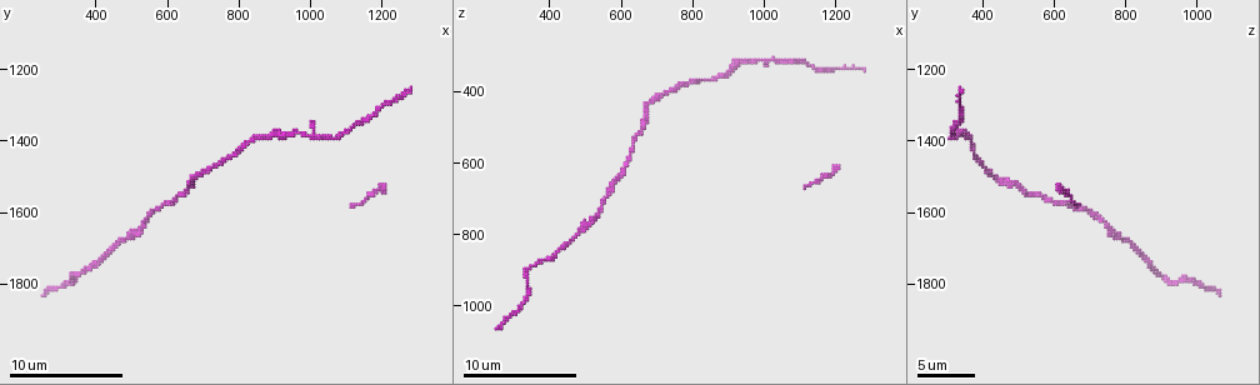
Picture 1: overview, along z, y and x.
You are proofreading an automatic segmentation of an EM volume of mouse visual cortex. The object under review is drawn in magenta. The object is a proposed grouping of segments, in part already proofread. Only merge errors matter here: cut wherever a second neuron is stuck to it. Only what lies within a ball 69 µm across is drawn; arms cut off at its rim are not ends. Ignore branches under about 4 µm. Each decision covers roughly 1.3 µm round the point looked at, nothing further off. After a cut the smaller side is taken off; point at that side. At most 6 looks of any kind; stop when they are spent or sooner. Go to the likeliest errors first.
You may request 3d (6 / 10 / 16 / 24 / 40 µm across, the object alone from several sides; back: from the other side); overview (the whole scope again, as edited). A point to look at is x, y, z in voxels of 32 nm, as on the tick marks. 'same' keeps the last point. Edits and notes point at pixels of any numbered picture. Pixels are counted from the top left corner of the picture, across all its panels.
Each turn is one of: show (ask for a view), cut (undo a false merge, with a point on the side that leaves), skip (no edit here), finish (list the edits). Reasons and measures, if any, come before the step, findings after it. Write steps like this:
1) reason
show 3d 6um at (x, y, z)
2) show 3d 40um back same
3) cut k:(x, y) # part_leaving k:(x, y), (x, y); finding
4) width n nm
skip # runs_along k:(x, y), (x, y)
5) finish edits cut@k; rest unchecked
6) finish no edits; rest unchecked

sudden change in width
show 3d 10um at (490, 1680, 790)

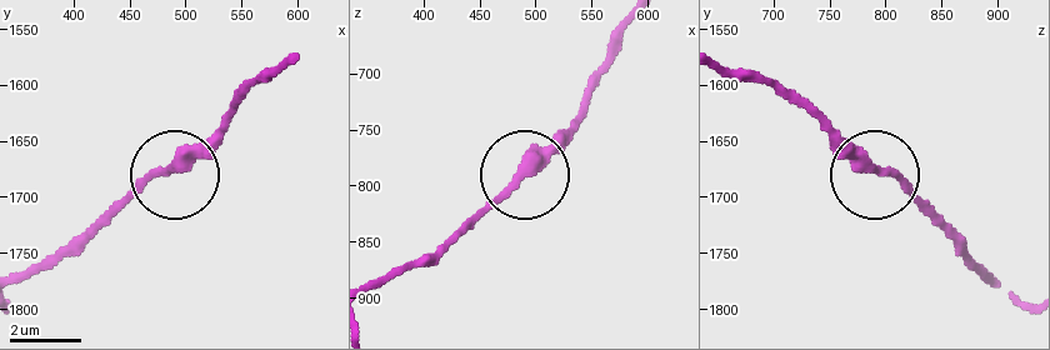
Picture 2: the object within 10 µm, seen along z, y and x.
skip # runs_along 2:(633, 24), (579, 123), (474, 228); one neuron here

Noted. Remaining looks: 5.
show 3d 10um at (720, 1470, 400)

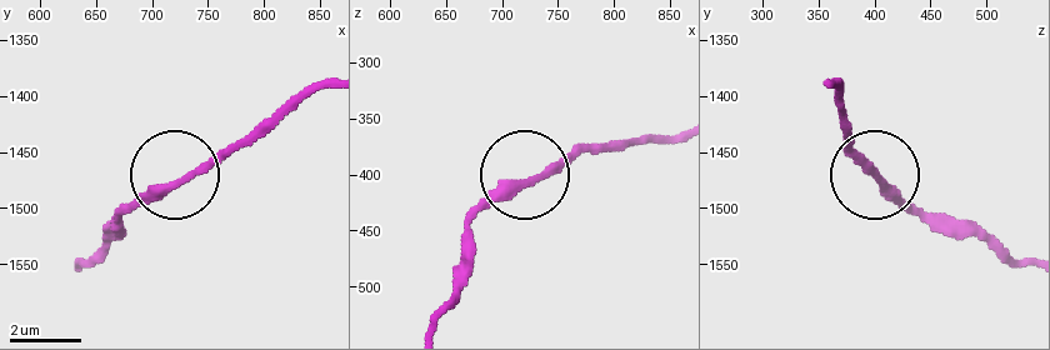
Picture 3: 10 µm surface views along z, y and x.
side_arm 32 um
skip # runs_along 3:(526, 180), (468, 225); all the same neuron

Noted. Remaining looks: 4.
sudden change in width
show 3d 6um at (360, 1760, 880)

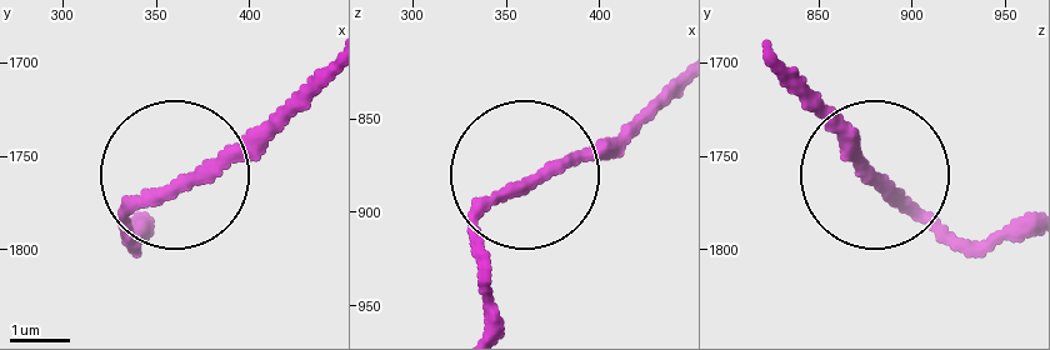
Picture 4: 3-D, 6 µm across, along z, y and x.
show 3d 6um back at (362, 1766, 884)

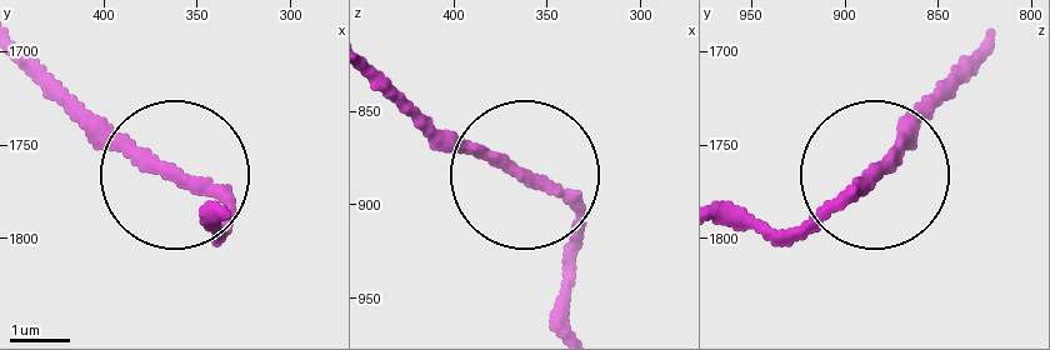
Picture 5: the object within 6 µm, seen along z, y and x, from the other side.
skip # all the same neuron

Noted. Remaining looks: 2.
finish no edits; rest unchecked

